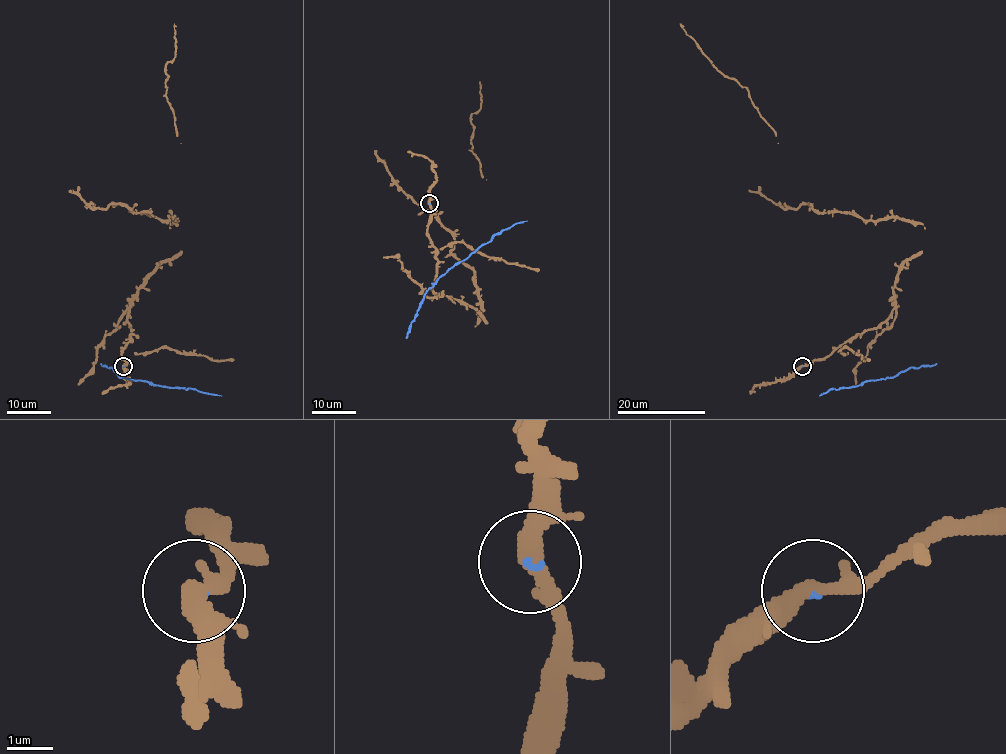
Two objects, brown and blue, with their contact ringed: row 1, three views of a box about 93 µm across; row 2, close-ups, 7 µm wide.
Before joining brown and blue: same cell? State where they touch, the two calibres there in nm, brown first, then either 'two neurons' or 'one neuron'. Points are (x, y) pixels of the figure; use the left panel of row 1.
at (123, 366); 380 nm thick on the brown side, 60 nm on the other; one neuron

